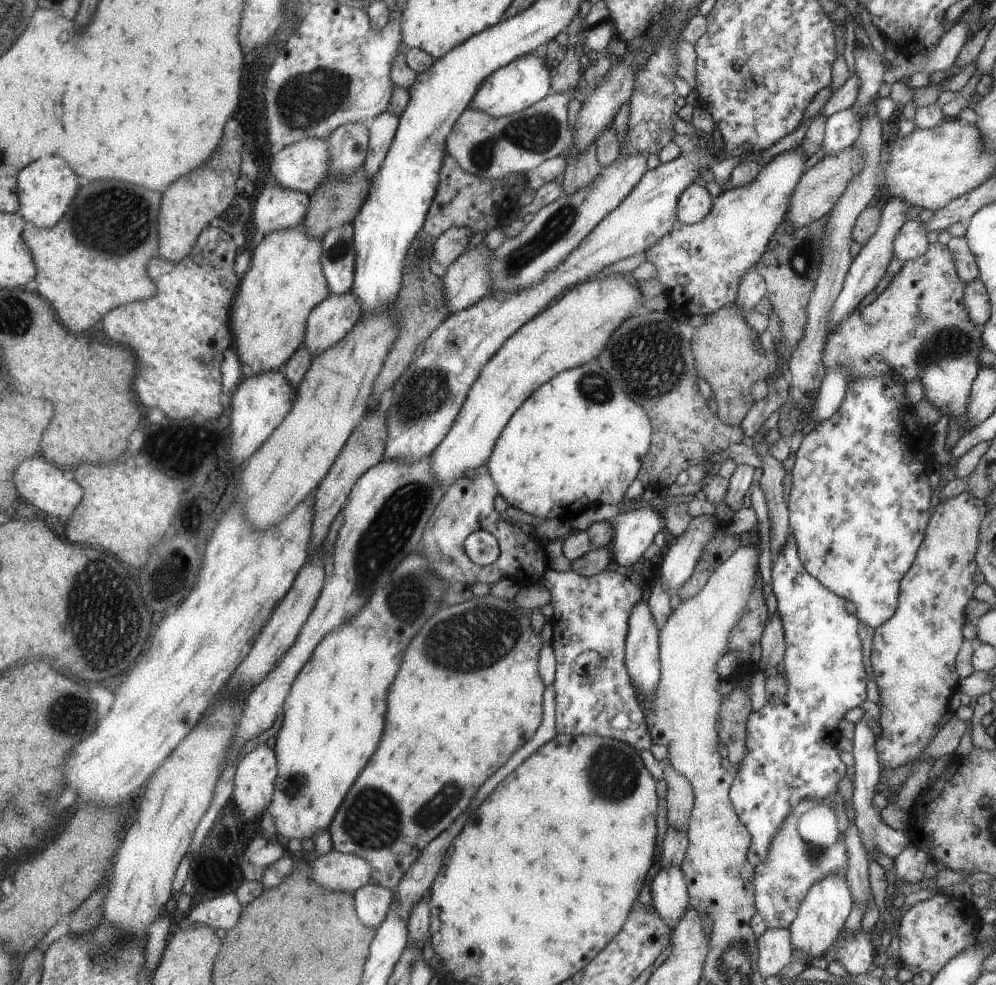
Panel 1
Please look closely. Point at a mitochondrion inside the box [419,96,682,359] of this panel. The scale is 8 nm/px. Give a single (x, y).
(562, 220)

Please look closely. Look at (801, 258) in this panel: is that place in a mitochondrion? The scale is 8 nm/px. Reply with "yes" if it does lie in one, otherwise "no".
yes

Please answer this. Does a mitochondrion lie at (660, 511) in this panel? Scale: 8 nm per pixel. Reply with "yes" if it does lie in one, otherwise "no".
no

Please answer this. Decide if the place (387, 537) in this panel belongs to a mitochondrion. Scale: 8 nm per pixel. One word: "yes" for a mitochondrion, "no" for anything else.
yes

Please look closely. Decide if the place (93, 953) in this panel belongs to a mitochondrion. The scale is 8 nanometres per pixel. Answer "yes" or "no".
yes

